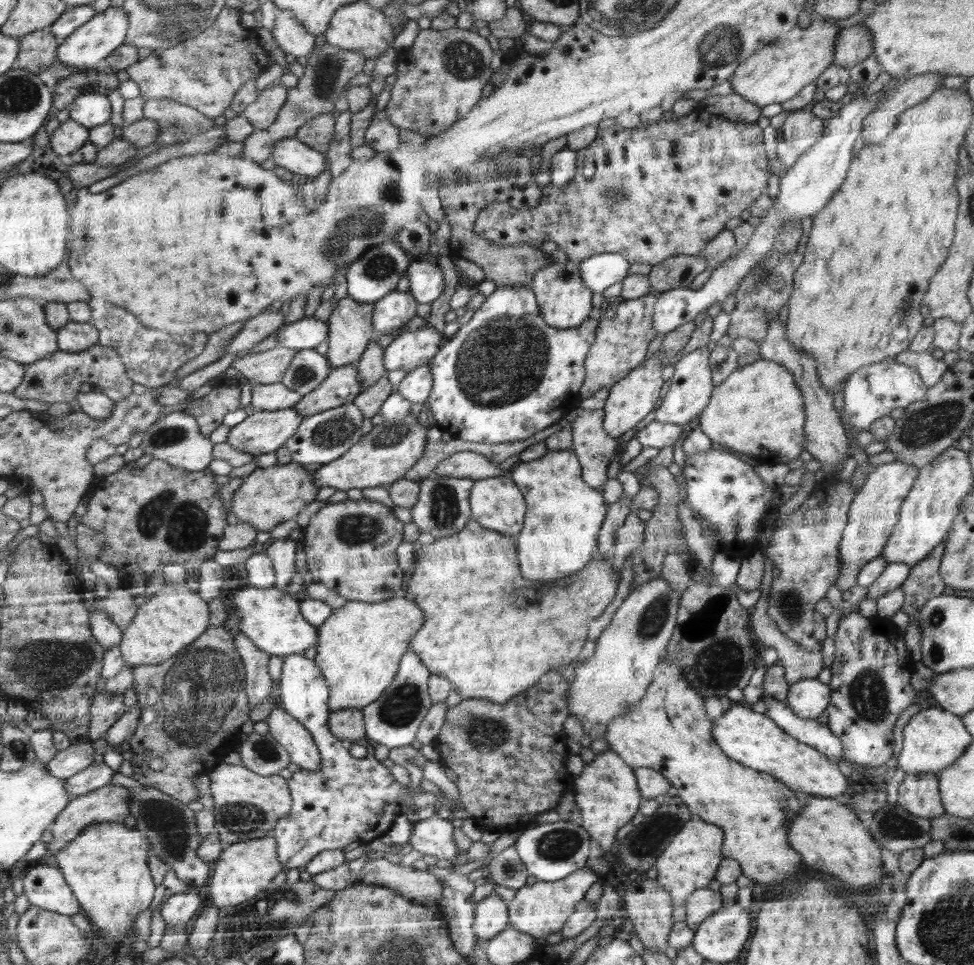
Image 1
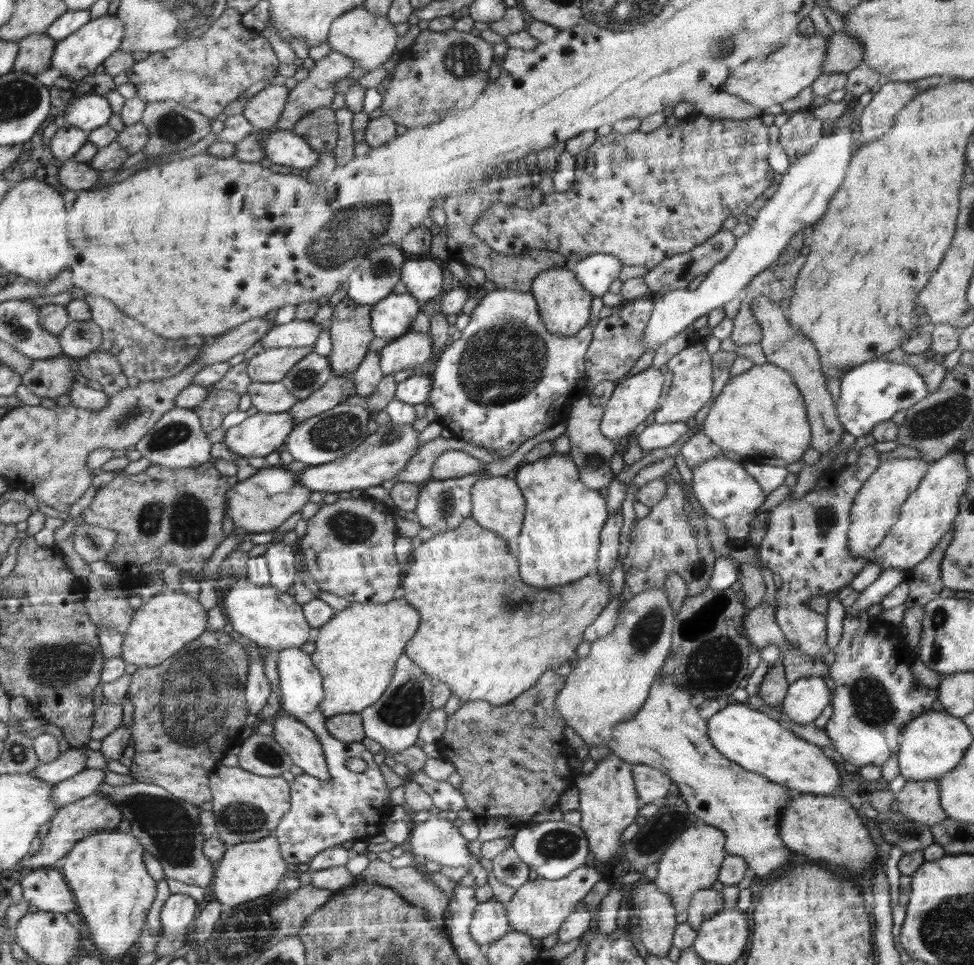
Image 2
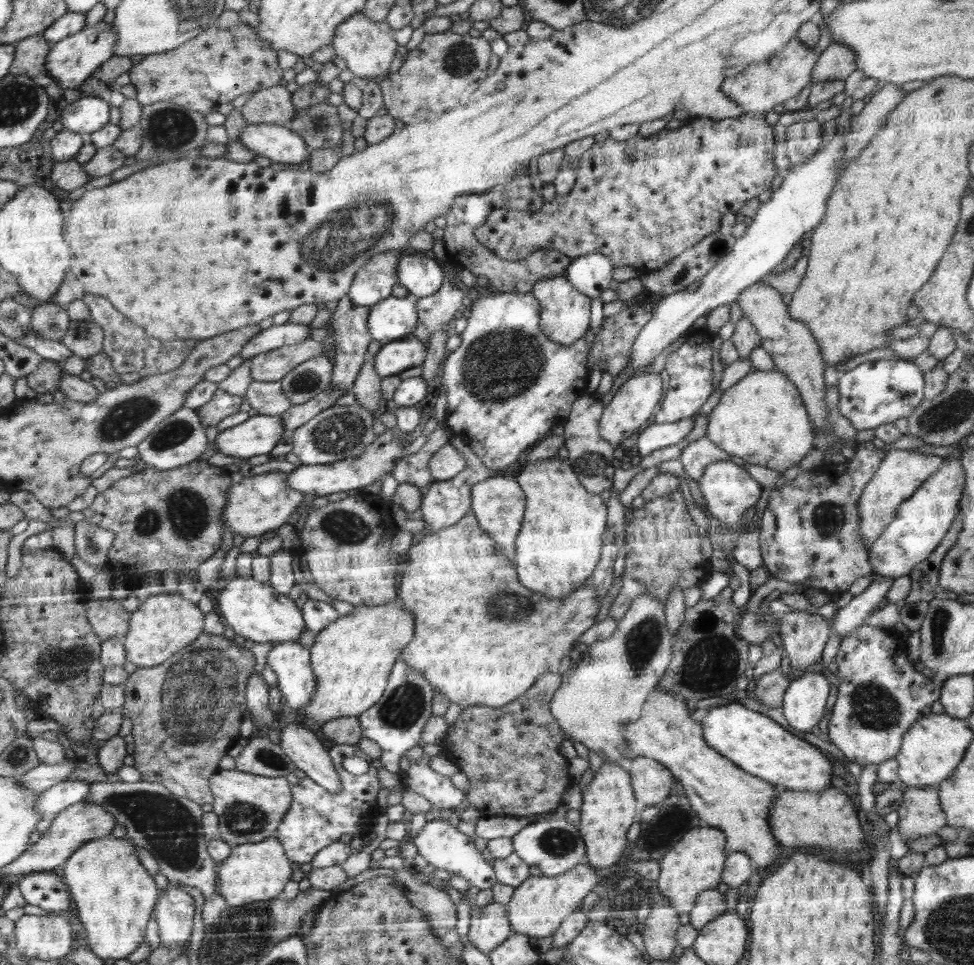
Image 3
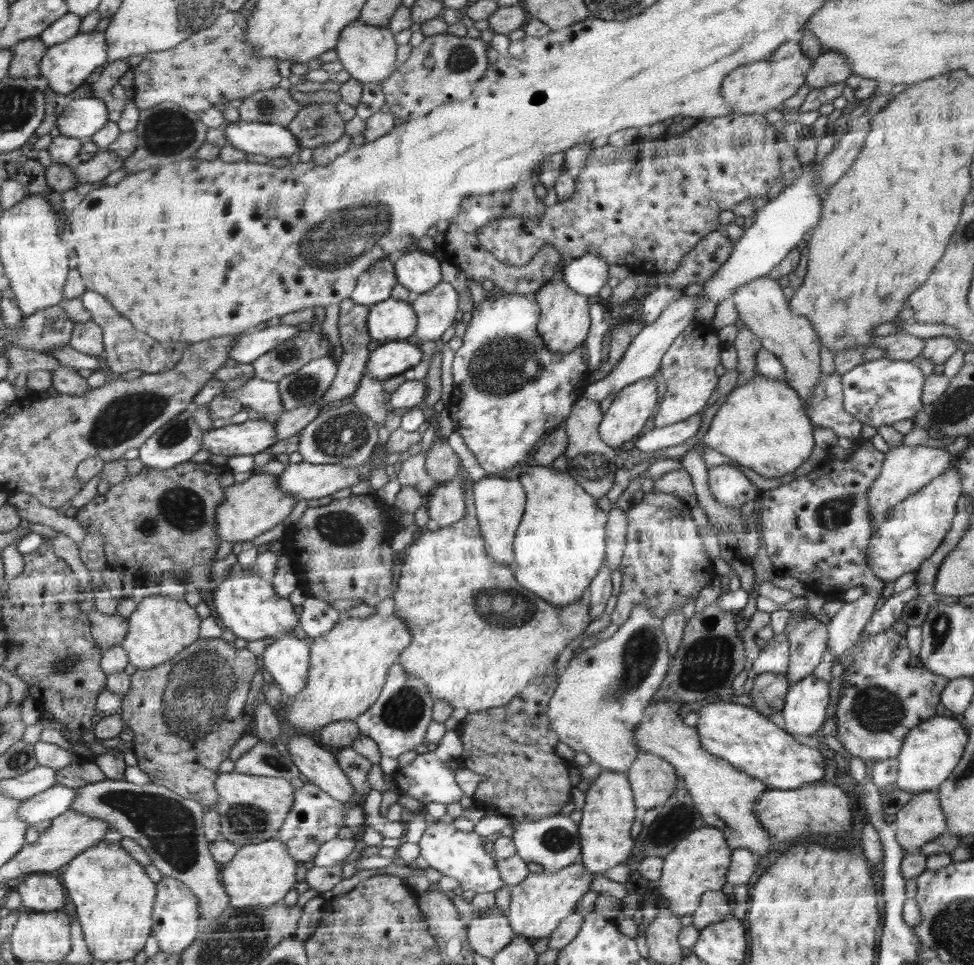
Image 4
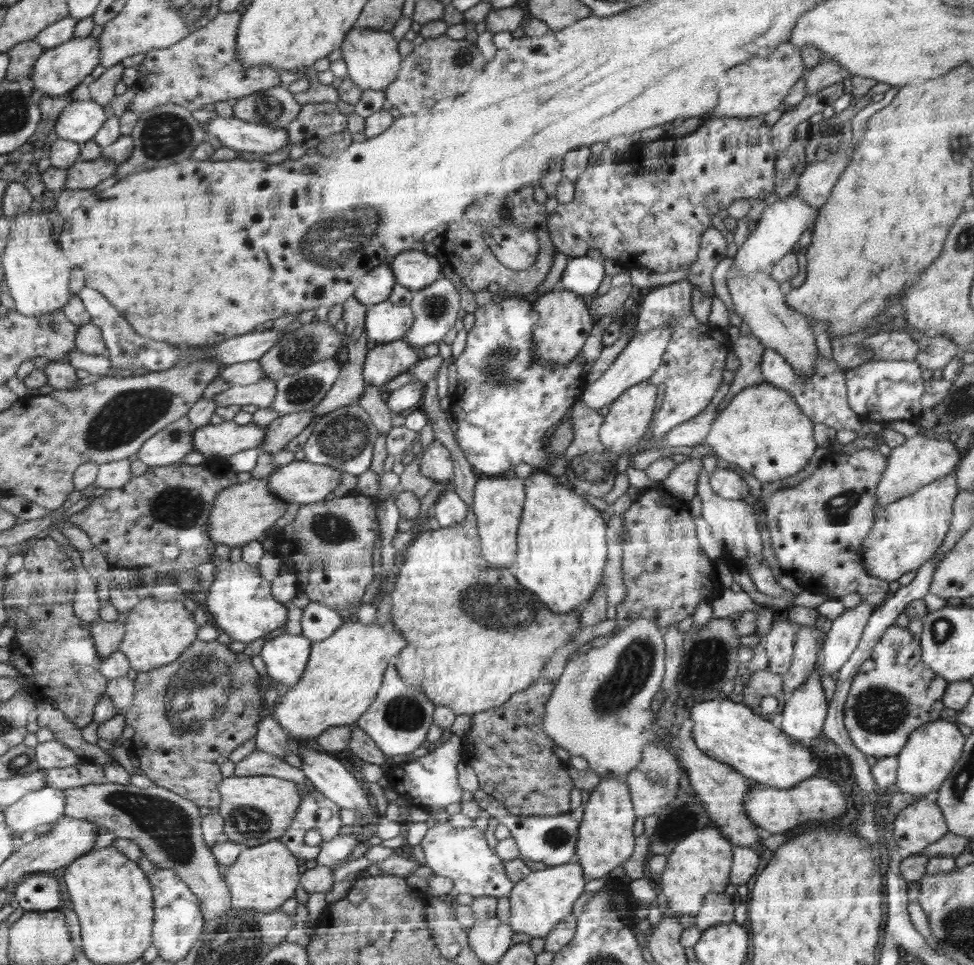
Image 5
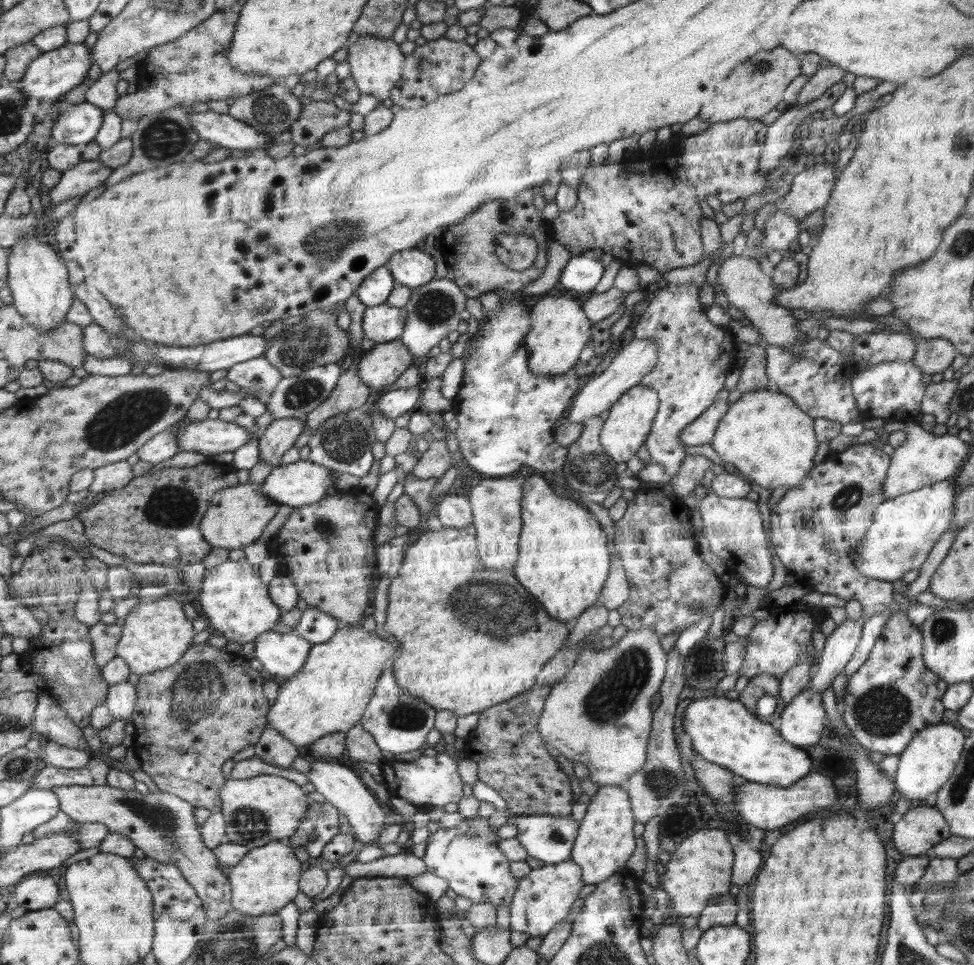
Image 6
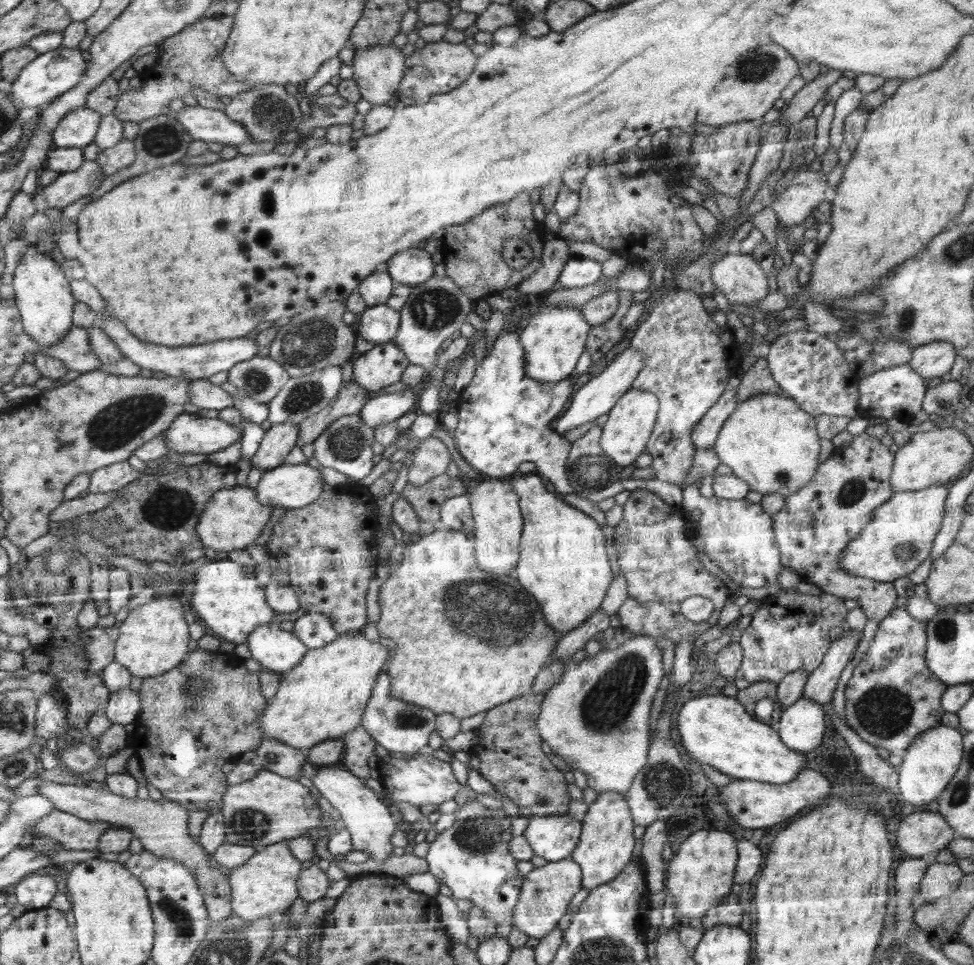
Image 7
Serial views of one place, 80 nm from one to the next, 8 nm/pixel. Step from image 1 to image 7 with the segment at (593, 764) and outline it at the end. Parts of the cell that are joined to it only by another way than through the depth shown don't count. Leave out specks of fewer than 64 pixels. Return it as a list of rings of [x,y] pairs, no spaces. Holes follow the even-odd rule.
[[[612,792],[600,793],[596,802],[590,804],[586,817],[582,821],[581,844],[573,853],[573,861],[582,867],[582,883],[591,891],[598,886],[606,885],[622,873],[620,870],[633,859],[634,824],[629,810],[628,800],[624,795]]]

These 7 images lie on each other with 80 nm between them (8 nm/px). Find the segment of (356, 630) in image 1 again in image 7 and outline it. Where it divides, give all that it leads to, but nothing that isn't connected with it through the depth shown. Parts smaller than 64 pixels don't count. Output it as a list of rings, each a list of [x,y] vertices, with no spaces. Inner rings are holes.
[[[358,631],[358,634],[339,634],[334,642],[325,644],[322,648],[309,649],[292,670],[282,674],[276,694],[270,698],[269,705],[261,714],[259,726],[262,739],[272,738],[307,752],[322,742],[333,741],[354,730],[362,722],[366,702],[372,698],[377,678],[383,672],[384,665],[387,665],[387,658],[388,647],[368,640],[363,631]]]

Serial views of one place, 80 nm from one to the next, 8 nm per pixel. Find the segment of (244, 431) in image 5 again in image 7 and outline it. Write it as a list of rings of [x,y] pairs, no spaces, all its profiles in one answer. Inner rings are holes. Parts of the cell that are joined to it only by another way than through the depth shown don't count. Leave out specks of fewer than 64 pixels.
[[[182,413],[162,433],[170,452],[212,454],[222,451],[242,438],[240,425],[225,419]]]

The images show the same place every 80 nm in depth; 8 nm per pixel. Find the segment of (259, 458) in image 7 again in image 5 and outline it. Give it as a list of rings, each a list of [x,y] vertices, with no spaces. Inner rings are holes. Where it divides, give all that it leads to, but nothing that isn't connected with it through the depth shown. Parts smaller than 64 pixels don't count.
[[[312,410],[277,417],[266,426],[265,442],[263,441],[261,450],[270,454],[282,451],[287,443],[298,436],[315,418]]]

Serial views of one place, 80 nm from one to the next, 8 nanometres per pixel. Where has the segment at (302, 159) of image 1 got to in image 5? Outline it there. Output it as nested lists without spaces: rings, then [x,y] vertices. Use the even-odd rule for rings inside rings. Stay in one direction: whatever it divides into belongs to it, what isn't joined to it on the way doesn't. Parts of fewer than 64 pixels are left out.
[[[217,116],[208,123],[201,123],[207,134],[212,134],[224,147],[235,151],[272,154],[291,145],[286,129],[262,126],[234,116]]]

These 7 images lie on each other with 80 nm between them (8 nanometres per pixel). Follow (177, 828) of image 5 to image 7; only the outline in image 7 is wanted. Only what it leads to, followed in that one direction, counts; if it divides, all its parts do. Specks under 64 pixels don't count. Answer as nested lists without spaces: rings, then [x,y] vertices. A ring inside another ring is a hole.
[[[48,781],[40,783],[37,793],[48,798],[55,809],[68,812],[80,819],[106,821],[114,828],[130,828],[133,836],[140,840],[143,850],[166,858],[177,859],[193,871],[194,876],[197,876],[197,883],[204,892],[204,899],[209,907],[209,917],[214,922],[232,914],[231,887],[227,880],[227,872],[210,865],[209,854],[201,847],[199,841],[188,833],[189,814],[180,804],[164,800],[164,798],[160,802],[155,802],[149,796],[145,798],[146,800],[140,800],[141,798],[137,796],[128,800],[129,798],[114,794],[108,789],[99,790],[88,785],[79,786]]]

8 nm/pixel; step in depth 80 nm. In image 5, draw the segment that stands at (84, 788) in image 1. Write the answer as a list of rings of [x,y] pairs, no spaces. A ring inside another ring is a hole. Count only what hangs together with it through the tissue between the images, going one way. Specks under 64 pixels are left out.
[[[45,787],[3,808],[5,822],[20,840],[23,832],[44,823],[54,823],[64,817],[64,805],[66,795],[62,789]]]

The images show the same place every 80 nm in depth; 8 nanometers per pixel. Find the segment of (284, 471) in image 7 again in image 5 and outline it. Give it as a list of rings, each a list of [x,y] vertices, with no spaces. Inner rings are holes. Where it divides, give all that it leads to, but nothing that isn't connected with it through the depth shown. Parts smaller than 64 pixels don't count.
[[[306,459],[279,466],[269,476],[269,489],[286,502],[309,505],[334,492],[342,480],[342,471]]]

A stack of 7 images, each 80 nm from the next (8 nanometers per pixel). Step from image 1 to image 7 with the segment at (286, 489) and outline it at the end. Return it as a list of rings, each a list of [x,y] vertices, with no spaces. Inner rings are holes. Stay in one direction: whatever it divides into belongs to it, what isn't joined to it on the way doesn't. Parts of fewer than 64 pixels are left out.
[[[248,486],[222,489],[214,493],[212,500],[205,506],[197,524],[197,535],[206,548],[228,553],[232,550],[247,549],[268,524],[270,514],[272,508],[260,501],[255,489]]]

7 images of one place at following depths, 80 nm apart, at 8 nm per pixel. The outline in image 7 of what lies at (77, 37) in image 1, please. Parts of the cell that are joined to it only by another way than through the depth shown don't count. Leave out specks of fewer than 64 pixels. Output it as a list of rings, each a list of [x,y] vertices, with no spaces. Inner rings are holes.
[[[60,47],[56,52],[39,54],[32,62],[29,62],[7,93],[20,110],[46,105],[80,84],[86,70],[88,70],[88,63],[78,47],[71,49]]]

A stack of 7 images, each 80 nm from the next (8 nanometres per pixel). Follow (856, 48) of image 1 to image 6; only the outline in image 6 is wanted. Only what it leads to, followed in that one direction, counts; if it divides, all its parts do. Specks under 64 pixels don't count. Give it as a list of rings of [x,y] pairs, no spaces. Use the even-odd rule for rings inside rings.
[[[825,63],[824,66],[807,79],[806,84],[798,93],[797,102],[792,107],[801,107],[808,101],[818,98],[833,84],[842,81],[844,74],[846,74],[844,69]]]

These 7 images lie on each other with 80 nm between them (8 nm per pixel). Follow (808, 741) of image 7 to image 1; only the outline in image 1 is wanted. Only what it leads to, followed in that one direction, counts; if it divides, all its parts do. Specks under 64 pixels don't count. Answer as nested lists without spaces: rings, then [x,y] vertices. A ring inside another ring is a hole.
[[[810,677],[791,684],[789,697],[784,701],[799,717],[816,719],[826,710],[830,695],[827,684]]]

